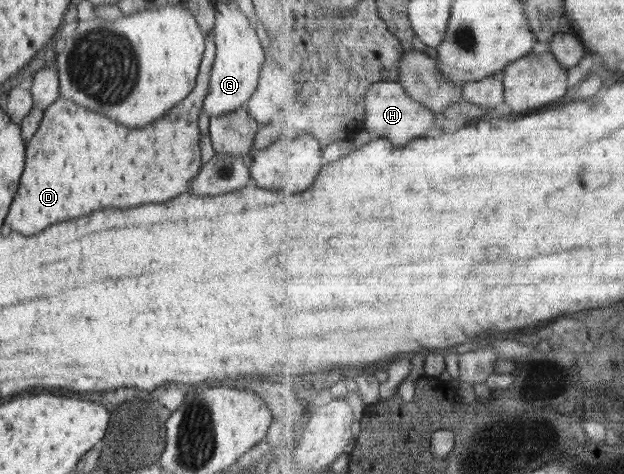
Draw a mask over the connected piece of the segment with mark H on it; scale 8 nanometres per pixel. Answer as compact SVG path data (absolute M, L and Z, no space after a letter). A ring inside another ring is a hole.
M378 82L368 90L367 93L367 130L375 137L388 137L396 145L408 145L415 139L428 135L436 122L436 112L424 105L421 101L414 99L407 87L400 82Z

